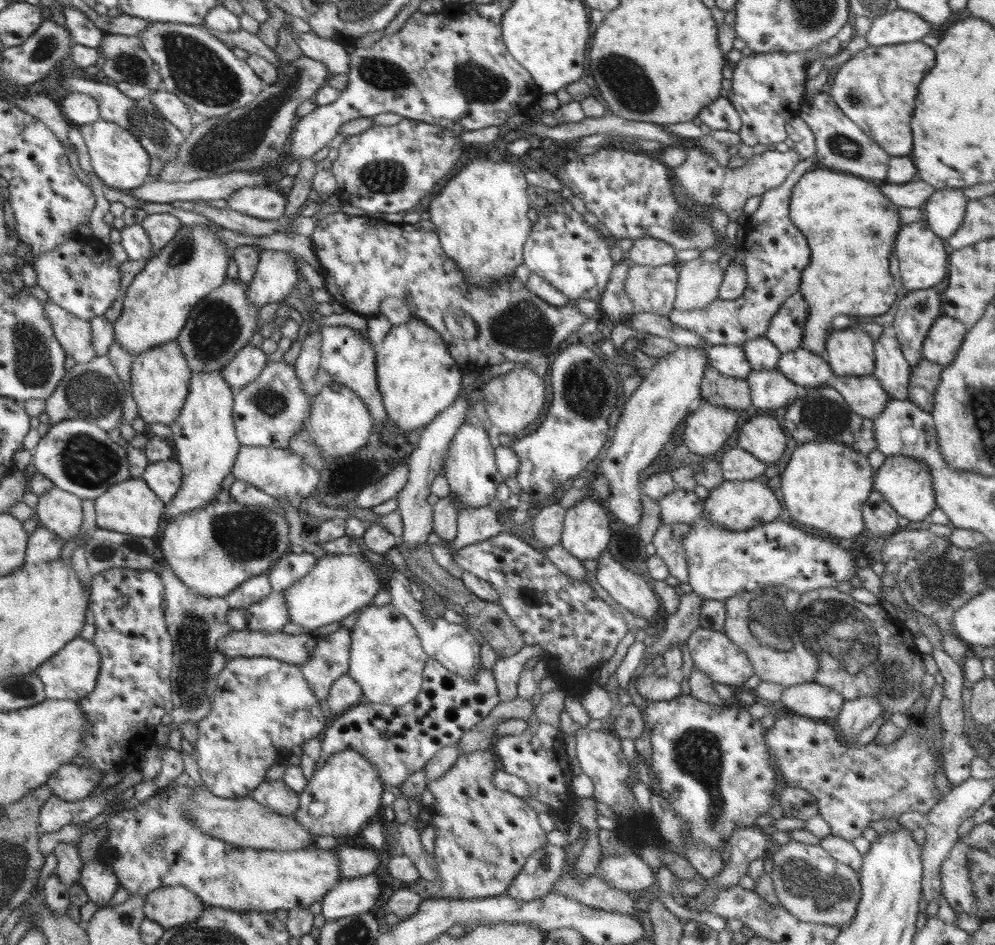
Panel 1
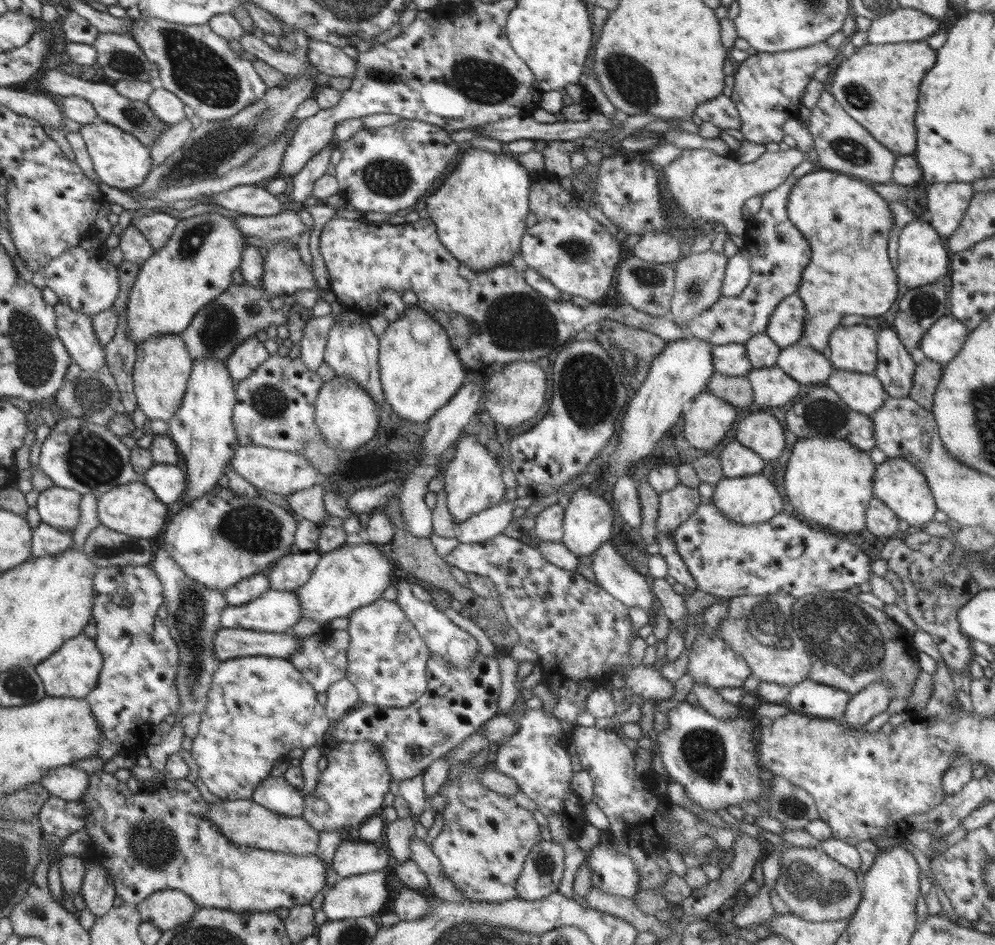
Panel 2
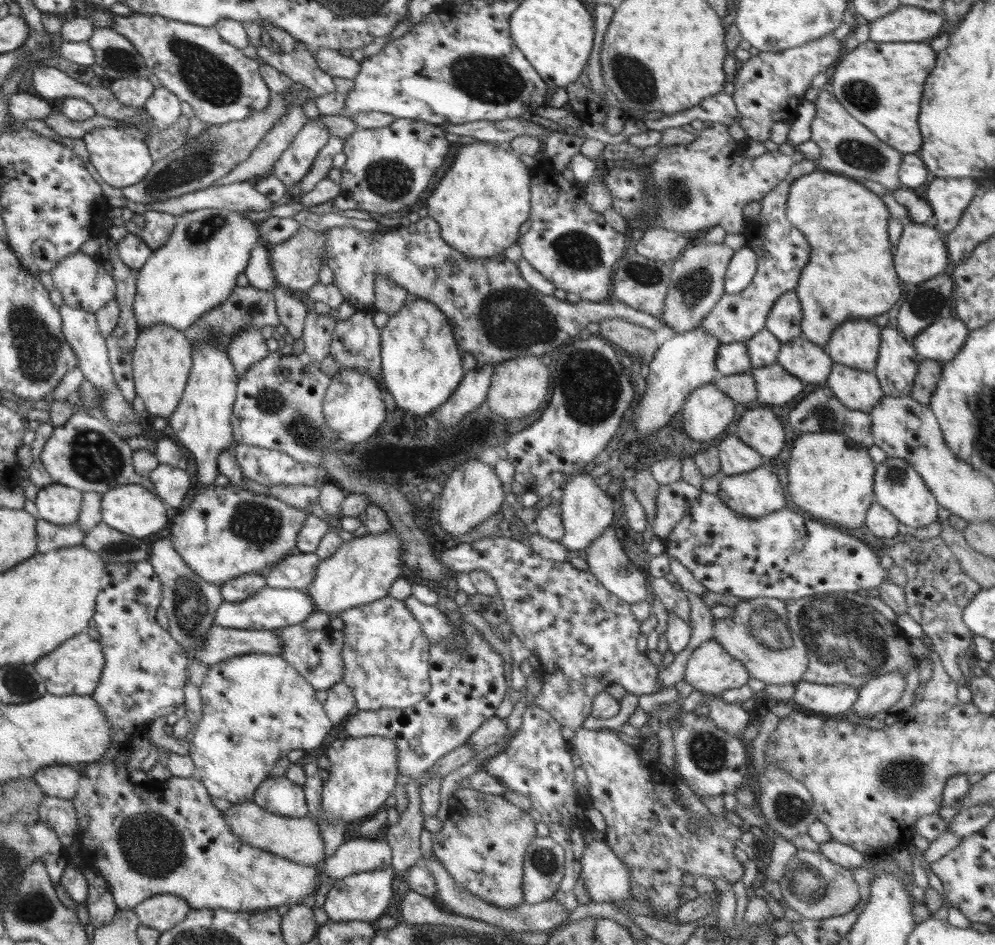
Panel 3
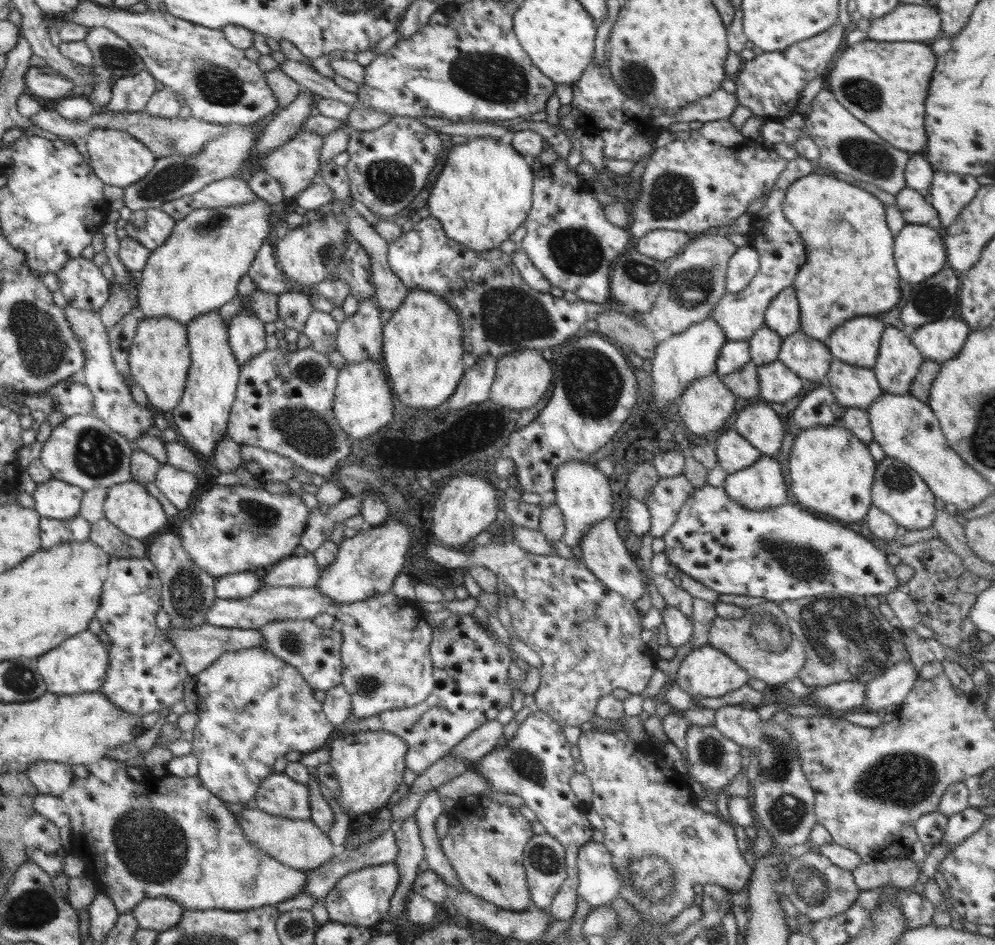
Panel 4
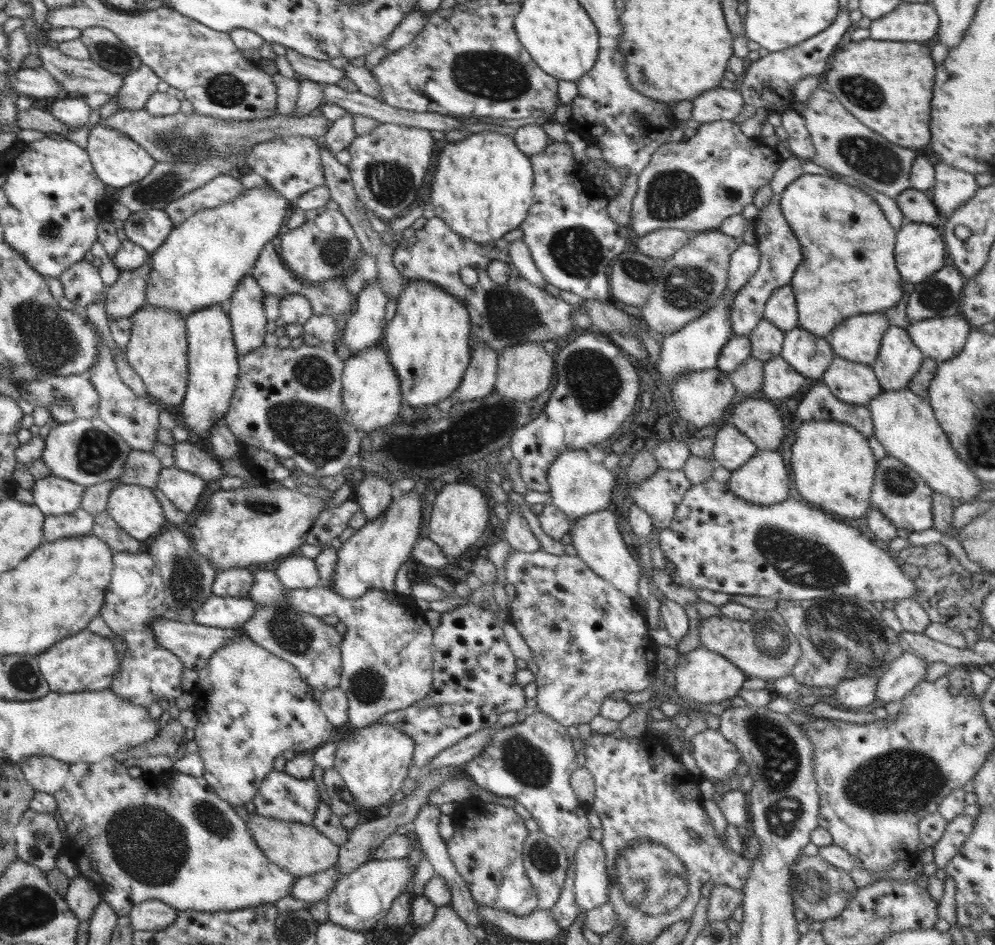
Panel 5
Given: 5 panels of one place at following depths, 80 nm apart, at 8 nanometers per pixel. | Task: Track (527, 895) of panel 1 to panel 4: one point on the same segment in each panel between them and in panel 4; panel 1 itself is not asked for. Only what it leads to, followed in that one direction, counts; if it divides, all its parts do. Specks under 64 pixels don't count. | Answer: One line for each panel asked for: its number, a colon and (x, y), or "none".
2: (544, 864)
3: (544, 860)
4: (544, 857)

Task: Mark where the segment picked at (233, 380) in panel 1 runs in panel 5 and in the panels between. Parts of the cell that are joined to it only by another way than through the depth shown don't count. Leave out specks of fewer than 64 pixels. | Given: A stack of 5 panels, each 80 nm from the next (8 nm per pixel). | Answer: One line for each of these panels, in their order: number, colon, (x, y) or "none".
2: (249, 354)
3: (248, 346)
4: (246, 334)
5: (245, 308)

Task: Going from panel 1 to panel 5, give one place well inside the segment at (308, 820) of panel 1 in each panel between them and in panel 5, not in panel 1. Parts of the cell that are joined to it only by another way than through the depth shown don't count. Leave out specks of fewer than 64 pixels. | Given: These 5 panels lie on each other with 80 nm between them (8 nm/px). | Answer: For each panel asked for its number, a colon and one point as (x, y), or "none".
2: (356, 778)
3: (363, 772)
4: (369, 765)
5: (373, 761)

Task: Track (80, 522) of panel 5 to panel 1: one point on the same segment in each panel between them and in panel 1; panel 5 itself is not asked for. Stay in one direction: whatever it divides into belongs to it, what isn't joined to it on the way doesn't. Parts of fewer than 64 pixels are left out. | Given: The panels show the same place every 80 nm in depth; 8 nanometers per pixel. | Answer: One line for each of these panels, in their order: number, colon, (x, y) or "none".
1: (43, 545)
2: (46, 540)
3: (49, 536)
4: (76, 529)

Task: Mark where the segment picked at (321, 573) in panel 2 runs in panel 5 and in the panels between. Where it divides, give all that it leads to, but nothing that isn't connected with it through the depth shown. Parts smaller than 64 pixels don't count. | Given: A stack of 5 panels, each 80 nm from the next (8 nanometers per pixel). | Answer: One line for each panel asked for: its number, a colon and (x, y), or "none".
3: (362, 570)
4: (366, 564)
5: (369, 561)

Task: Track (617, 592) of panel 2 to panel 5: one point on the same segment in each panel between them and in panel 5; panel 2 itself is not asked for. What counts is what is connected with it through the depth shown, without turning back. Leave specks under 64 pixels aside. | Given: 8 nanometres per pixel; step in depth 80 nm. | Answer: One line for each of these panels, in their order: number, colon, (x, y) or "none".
3: (608, 563)
4: (604, 553)
5: (597, 540)

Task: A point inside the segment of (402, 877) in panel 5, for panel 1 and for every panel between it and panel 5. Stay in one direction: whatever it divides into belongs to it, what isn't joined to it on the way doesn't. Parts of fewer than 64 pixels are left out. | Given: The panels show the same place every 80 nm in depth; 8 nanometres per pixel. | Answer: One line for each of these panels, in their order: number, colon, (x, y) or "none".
1: (352, 896)
2: (363, 895)
3: (365, 896)
4: (362, 898)

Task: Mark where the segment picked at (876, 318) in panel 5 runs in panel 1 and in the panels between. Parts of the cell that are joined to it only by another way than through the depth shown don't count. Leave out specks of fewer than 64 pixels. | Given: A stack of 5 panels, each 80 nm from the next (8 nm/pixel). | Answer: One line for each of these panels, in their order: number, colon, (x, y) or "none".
1: (850, 352)
2: (854, 348)
3: (855, 343)
4: (857, 341)

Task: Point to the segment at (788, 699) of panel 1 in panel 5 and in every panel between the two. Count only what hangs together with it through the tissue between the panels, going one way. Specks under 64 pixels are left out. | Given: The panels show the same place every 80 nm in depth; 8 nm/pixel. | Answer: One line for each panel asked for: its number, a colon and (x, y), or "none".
2: (807, 697)
3: (825, 700)
4: (838, 698)
5: (851, 693)

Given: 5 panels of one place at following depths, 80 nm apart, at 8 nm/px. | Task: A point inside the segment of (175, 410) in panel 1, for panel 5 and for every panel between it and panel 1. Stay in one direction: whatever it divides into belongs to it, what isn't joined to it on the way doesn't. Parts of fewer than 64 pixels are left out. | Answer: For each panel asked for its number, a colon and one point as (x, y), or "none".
2: (163, 364)
3: (162, 360)
4: (159, 357)
5: (157, 348)

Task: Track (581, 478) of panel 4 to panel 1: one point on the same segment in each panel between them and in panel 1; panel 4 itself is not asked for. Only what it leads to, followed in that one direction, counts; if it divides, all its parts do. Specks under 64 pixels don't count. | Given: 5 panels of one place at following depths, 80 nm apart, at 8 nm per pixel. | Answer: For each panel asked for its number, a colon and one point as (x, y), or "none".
1: (586, 532)
2: (587, 523)
3: (587, 511)

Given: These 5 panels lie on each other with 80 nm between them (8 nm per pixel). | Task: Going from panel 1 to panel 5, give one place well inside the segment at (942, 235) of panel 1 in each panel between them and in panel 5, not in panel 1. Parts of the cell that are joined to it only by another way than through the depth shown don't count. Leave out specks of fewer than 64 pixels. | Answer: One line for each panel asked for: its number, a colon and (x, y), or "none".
2: (947, 202)
3: (948, 197)
4: (949, 192)
5: (952, 187)

